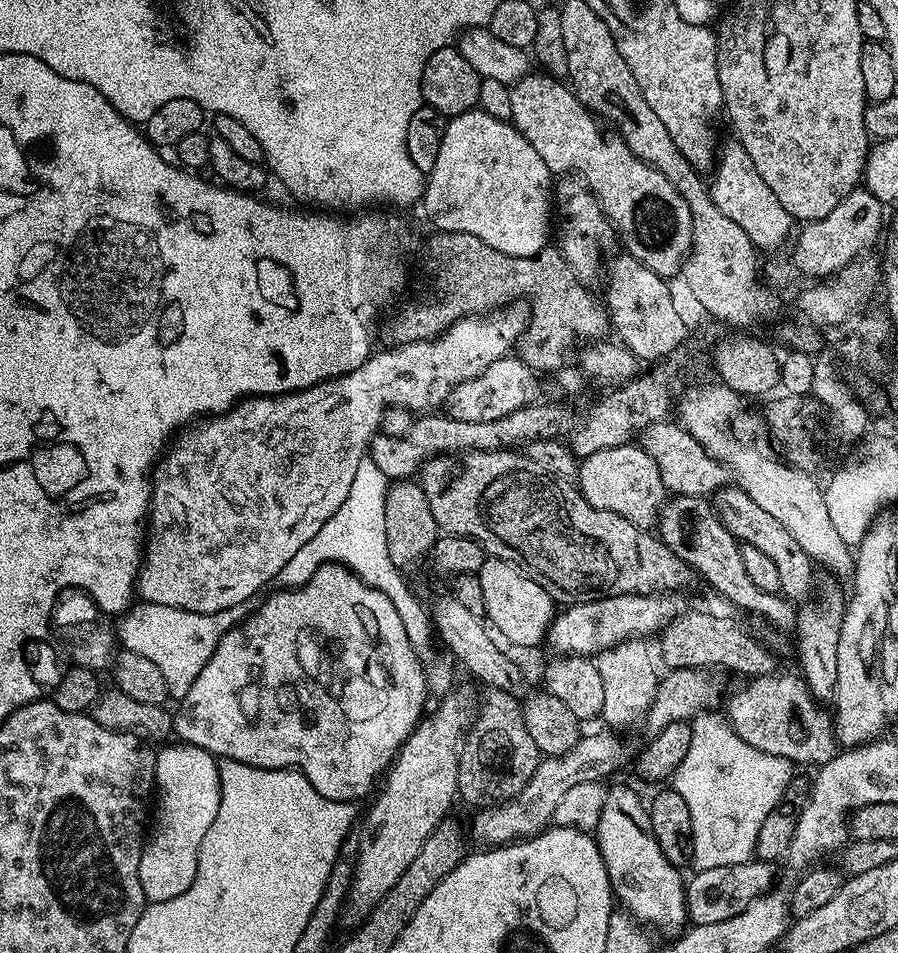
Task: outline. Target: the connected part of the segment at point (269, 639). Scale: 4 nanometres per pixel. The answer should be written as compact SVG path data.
M335 562L324 564L300 588L280 591L270 595L256 611L250 612L219 640L210 662L202 668L190 690L179 699L180 706L173 713L173 735L181 743L196 745L224 760L241 761L262 769L295 768L303 772L314 790L324 798L348 803L359 801L358 798L366 795L373 786L374 778L391 765L401 745L424 714L424 704L428 702L425 667L416 656L417 649L412 645L399 616L397 603L386 592L366 584L345 565Z

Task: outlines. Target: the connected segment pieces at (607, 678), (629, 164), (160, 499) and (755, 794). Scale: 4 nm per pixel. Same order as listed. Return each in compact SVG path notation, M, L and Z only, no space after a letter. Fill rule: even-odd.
M632 637L622 643L608 648L595 657L599 674L602 677L602 688L605 691L605 701L601 712L601 719L607 727L621 730L630 724L638 724L647 715L648 708L654 700L660 673L656 670L656 658L641 637Z
M532 70L511 85L510 89L511 123L524 135L526 142L530 142L534 150L538 150L538 155L542 162L546 162L548 169L553 174L575 174L587 183L589 190L600 201L601 209L611 221L613 229L618 233L619 241L621 238L628 247L625 248L627 255L642 262L642 266L650 266L654 274L665 278L679 277L684 260L692 248L692 215L682 194L678 194L678 190L670 186L668 179L659 170L634 155L630 146L626 146L626 142L622 142L619 136L608 134L608 137L604 137L605 129L601 121L593 116L586 106L582 106L576 93L563 79L540 70Z
M516 302L503 310L493 310L478 316L463 316L458 323L451 324L441 336L435 336L432 340L410 340L407 344L388 346L392 348L386 349L385 352L377 351L368 357L361 368L347 372L344 376L335 376L332 380L324 380L297 392L284 392L280 396L250 396L241 399L239 404L233 404L226 412L209 414L187 425L167 445L152 474L152 500L148 504L146 521L150 531L147 533L146 547L142 552L140 574L136 577L139 599L149 604L185 608L198 614L214 614L227 608L247 605L246 602L251 596L258 595L271 580L275 581L279 577L282 566L286 566L286 562L290 562L290 558L294 558L294 554L298 554L298 550L302 550L302 546L306 546L306 542L310 542L310 538L314 538L314 534L318 534L318 530L326 526L338 506L346 502L346 494L350 494L350 485L354 483L354 474L358 474L358 462L362 462L369 455L372 439L381 431L380 423L384 420L384 411L391 404L416 412L412 414L428 414L439 409L436 407L439 404L441 407L447 401L448 395L456 386L482 374L492 362L509 355L515 349L516 341L527 327L529 315L527 305Z
M715 711L704 713L691 721L690 750L686 758L682 758L682 766L678 766L676 775L670 784L682 798L686 798L686 806L690 809L692 823L692 858L691 867L696 870L714 870L714 866L734 866L756 856L758 830L766 821L766 816L779 806L784 794L794 777L794 765L791 760L766 754L742 740L732 729L723 715Z

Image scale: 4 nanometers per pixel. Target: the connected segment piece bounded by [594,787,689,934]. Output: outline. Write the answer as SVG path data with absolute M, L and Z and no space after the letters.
M607 789L606 802L594 836L599 843L615 899L619 903L621 900L625 904L621 905L632 917L649 929L680 934L689 923L684 893L686 880L680 877L681 869L662 854L662 846L658 846L648 827L648 808L640 805L640 796L634 789Z

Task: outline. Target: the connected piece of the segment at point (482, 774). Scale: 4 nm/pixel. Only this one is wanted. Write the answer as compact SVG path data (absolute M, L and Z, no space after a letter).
M500 688L486 692L459 748L457 793L461 801L476 804L472 806L495 806L513 800L522 786L530 782L542 759L538 746L526 730L521 701Z

